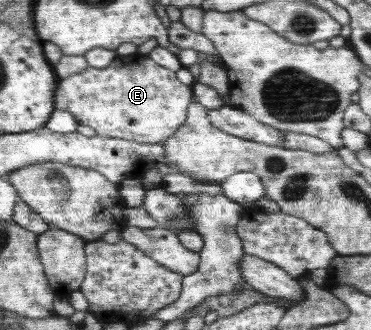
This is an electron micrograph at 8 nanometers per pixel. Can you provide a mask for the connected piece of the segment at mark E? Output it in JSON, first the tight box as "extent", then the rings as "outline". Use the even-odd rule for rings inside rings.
{"extent":[56,51,191,144],"outline":[[[139,51],[129,56],[119,55],[105,68],[87,67],[79,74],[61,79],[56,90],[56,107],[71,112],[79,124],[88,124],[96,130],[97,135],[133,140],[139,144],[163,144],[176,135],[176,131],[186,122],[191,100],[191,85],[185,86],[175,78],[173,70],[159,66],[148,55]]]}

